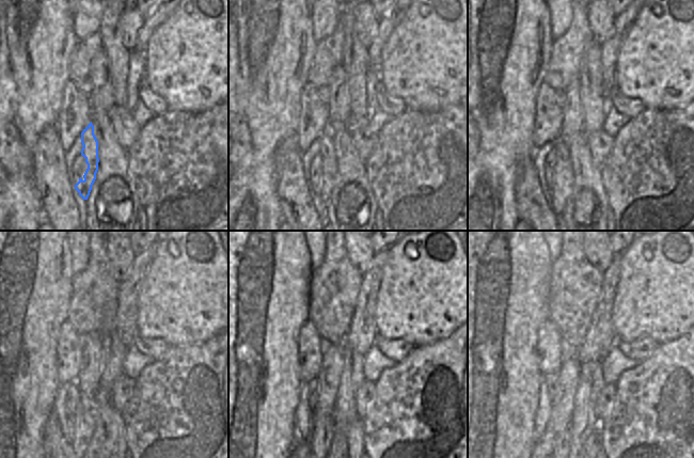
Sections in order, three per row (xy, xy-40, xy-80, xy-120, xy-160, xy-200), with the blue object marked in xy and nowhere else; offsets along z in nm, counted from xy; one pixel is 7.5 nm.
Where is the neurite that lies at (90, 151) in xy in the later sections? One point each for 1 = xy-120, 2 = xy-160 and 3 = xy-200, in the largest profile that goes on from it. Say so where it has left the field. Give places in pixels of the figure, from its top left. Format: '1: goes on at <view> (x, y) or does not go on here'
1: goes on at xy-120 (82, 423)
2: goes on at xy-160 (321, 427)
3: goes on at xy-200 (562, 446)

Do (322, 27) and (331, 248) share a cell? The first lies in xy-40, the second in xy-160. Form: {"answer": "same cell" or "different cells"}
{"answer": "different cells"}

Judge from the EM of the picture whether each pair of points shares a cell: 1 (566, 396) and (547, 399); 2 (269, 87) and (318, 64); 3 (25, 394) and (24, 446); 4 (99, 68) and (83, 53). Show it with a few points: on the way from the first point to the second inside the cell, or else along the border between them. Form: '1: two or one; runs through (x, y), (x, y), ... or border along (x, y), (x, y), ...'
1: two; border along (553, 398), (551, 413), (546, 423)
2: two; border along (316, 44), (306, 81)
3: one; runs through (25, 407), (27, 429), (24, 433)
4: two; border along (101, 49), (92, 60), (87, 77)

